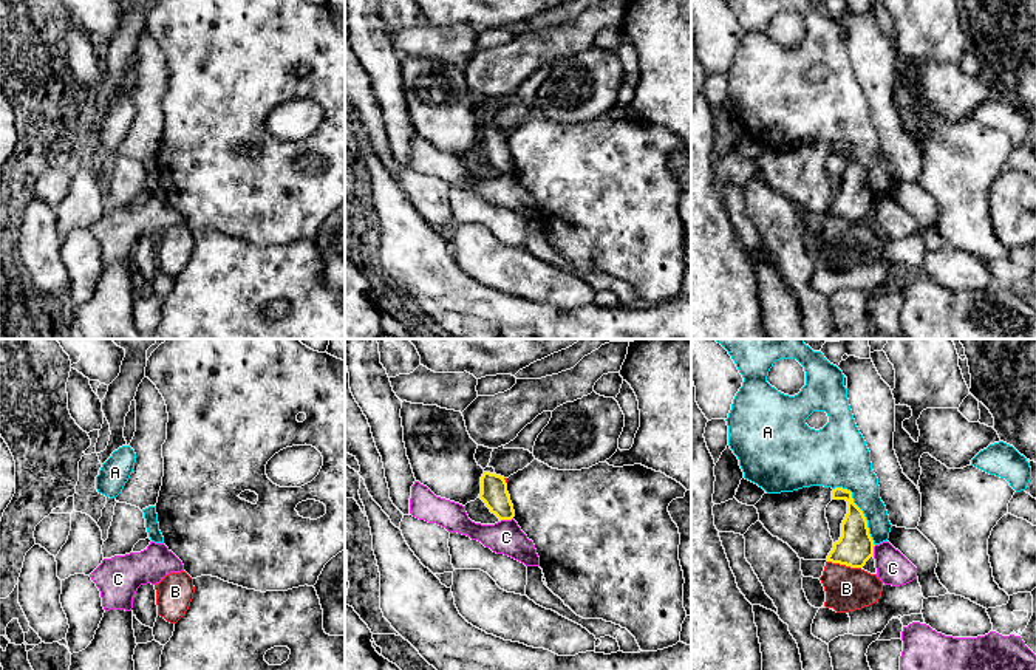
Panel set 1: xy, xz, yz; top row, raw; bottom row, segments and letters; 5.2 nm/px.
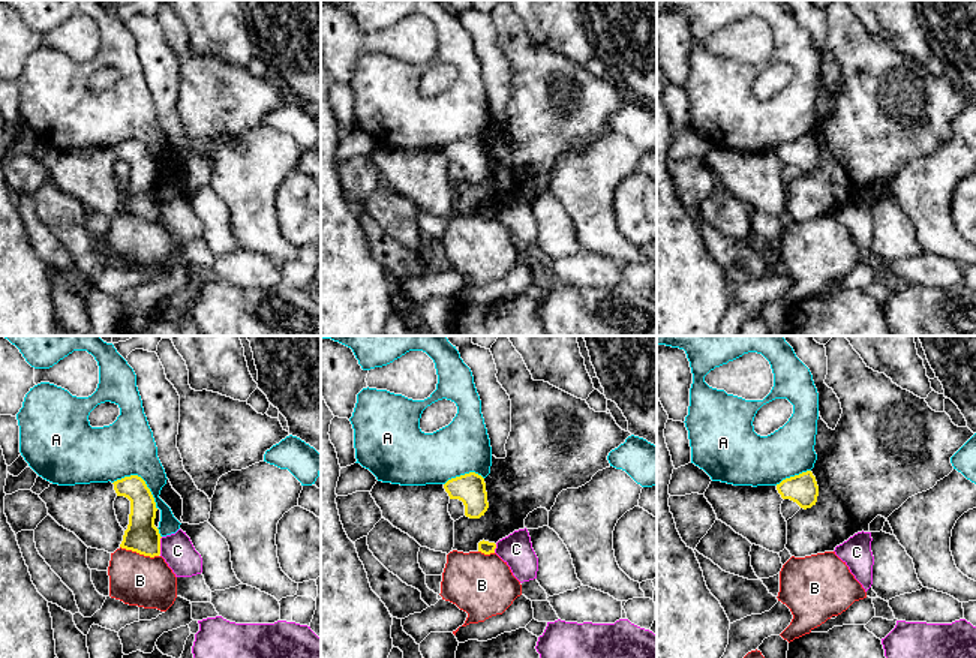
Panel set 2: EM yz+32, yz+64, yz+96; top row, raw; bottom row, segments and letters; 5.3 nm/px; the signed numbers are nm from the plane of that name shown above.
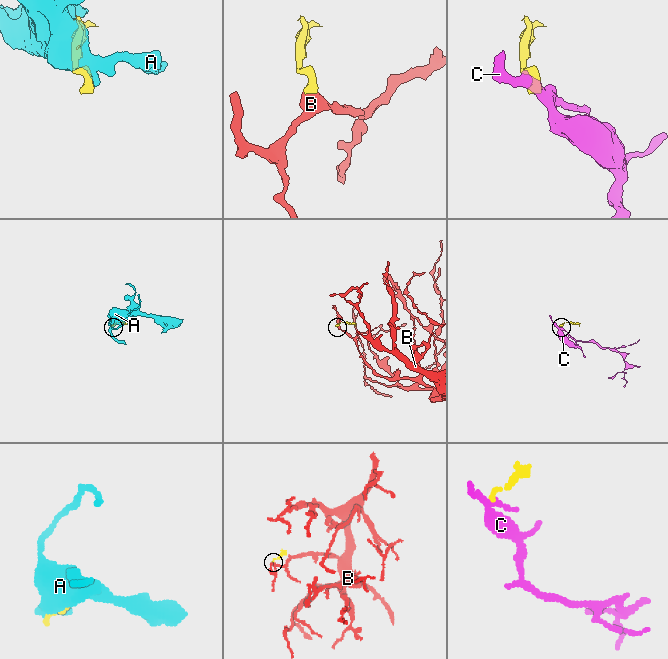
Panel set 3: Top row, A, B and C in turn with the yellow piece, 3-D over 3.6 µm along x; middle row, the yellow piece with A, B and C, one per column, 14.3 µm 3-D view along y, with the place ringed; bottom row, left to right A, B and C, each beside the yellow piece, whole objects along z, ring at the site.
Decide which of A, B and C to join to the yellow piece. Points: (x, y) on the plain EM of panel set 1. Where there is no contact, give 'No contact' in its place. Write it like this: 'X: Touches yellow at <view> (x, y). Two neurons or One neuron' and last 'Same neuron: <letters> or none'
A: Touches yellow at yz (862, 164). Two neurons
B: Touches yellow at yz (845, 217). Two neurons
C: Touches yellow at xz (506, 172). Two neurons
Same neuron: none

